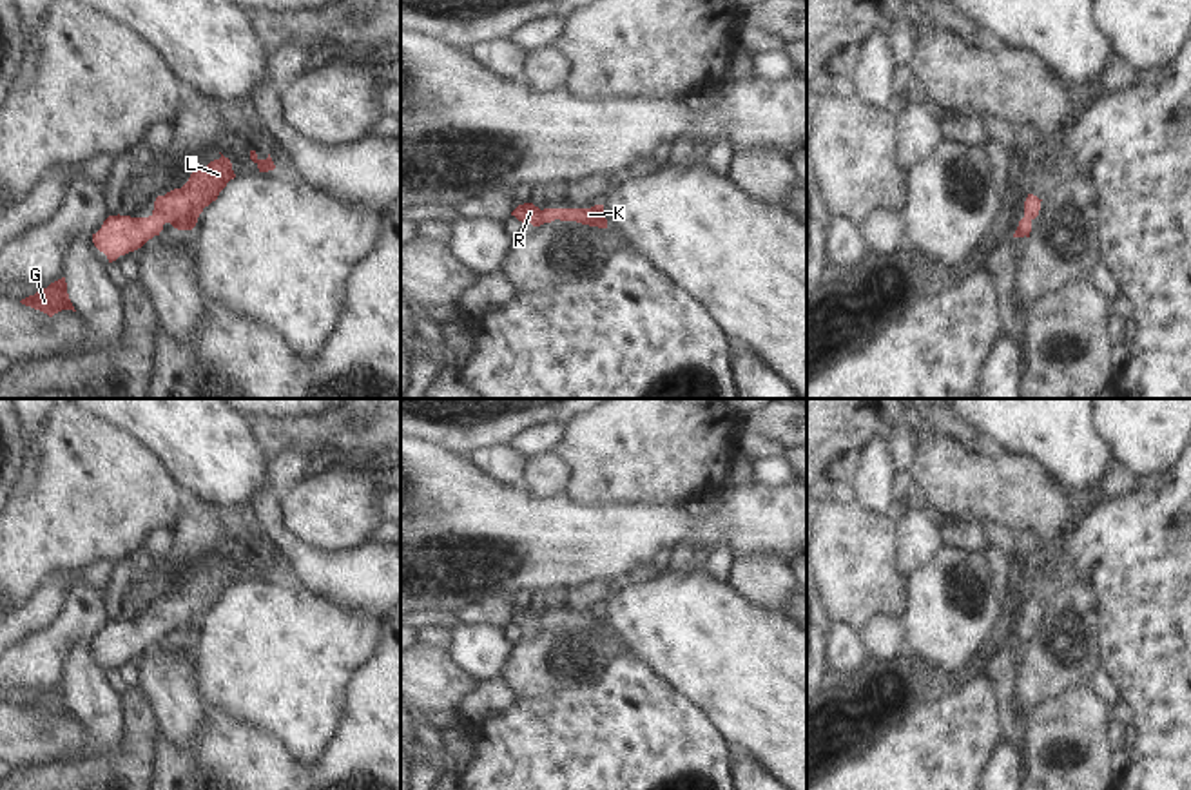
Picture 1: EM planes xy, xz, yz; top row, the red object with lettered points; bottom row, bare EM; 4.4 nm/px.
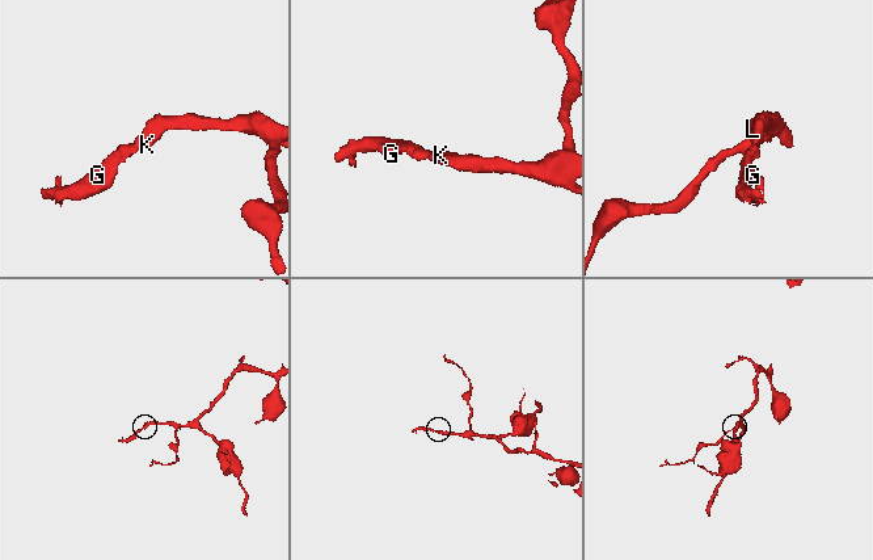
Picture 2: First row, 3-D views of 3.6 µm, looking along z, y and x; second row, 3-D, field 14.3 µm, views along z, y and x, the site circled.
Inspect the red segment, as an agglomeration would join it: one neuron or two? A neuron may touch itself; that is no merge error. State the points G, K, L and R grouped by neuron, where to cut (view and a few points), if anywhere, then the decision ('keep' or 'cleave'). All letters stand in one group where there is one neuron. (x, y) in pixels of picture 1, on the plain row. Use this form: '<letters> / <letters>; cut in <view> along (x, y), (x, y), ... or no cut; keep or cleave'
G K L R; no cut; keep

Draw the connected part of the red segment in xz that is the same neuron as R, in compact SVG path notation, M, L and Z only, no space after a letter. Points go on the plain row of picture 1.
M533 609L518 611L511 621L518 627L529 627L533 632L540 632L544 629L551 629L555 625L560 627L576 627L589 632L607 634L607 625L604 620L604 611L595 611L591 614L544 614L540 616Z

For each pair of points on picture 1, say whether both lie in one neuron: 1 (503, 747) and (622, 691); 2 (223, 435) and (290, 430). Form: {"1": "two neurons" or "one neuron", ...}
{"1": "one neuron", "2": "two neurons"}

